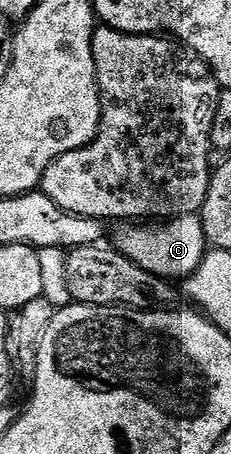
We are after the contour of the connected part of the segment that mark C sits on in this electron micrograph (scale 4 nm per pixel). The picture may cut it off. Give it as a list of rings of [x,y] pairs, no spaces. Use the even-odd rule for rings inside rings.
[[[198,215],[177,216],[163,222],[135,222],[130,226],[119,226],[115,232],[113,247],[125,258],[129,258],[141,270],[164,278],[186,278],[197,266],[201,266],[203,256],[209,251],[202,219]]]

